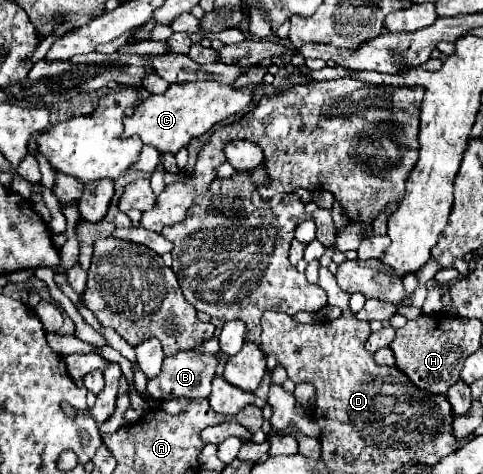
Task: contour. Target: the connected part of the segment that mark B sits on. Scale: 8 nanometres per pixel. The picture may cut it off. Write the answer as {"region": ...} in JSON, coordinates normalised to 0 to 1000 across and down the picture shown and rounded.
{"region":[[[395,738],[346,751],[325,797],[304,806],[304,823],[321,844],[429,840],[445,793],[449,759],[437,747],[404,747]]]}

